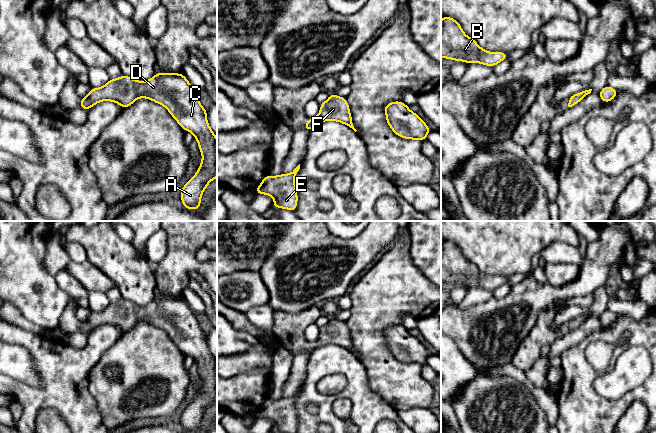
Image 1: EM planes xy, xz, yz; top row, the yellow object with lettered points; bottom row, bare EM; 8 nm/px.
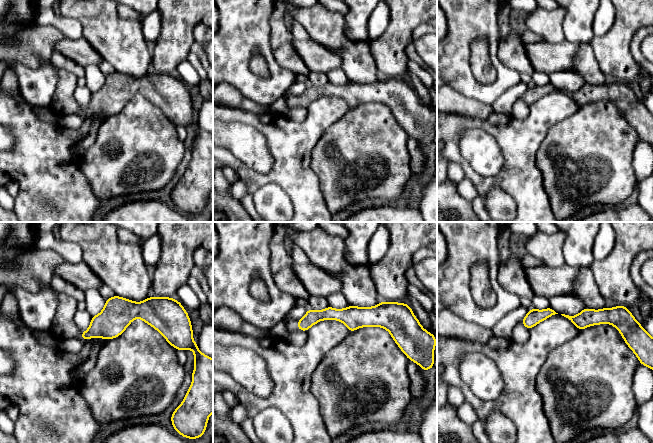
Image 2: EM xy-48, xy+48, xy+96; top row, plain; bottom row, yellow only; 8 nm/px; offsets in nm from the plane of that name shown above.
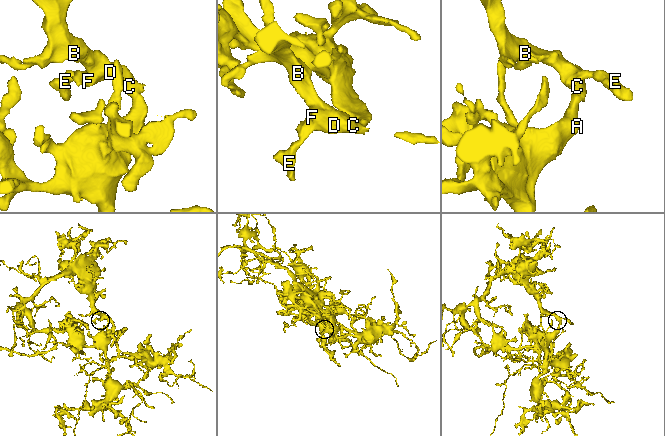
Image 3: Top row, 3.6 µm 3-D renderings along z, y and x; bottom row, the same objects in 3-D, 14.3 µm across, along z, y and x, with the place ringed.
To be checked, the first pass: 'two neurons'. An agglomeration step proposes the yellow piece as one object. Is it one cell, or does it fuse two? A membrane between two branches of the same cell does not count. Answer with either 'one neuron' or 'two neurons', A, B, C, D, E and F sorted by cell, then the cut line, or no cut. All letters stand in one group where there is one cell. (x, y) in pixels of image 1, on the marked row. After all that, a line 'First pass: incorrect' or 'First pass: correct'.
one neuron; groups A B C D E F; cut none
First pass: incorrect

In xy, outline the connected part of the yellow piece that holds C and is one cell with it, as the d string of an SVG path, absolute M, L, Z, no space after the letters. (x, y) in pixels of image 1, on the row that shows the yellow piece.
M155 73L151 79L143 82L122 74L119 78L109 79L100 88L91 87L89 94L81 98L80 107L88 111L99 102L110 101L116 102L125 109L138 98L147 98L163 105L181 128L184 131L191 132L198 142L202 161L196 174L182 187L180 195L184 208L197 211L201 205L201 197L204 190L217 177L217 138L208 124L207 109L202 107L197 91L182 73Z

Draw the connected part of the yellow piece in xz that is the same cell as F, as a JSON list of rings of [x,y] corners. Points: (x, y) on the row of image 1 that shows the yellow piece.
[[[334,94],[329,95],[329,98],[320,104],[319,114],[312,119],[309,119],[304,128],[311,132],[312,128],[318,123],[324,121],[338,121],[357,131],[352,123],[352,116],[349,105],[345,97],[340,97]]]

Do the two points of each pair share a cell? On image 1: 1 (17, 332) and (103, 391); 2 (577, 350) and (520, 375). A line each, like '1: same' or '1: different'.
1: different
2: different

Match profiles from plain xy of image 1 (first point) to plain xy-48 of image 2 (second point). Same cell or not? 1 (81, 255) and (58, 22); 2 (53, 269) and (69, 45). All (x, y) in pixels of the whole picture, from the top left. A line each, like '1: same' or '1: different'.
1: same
2: different

